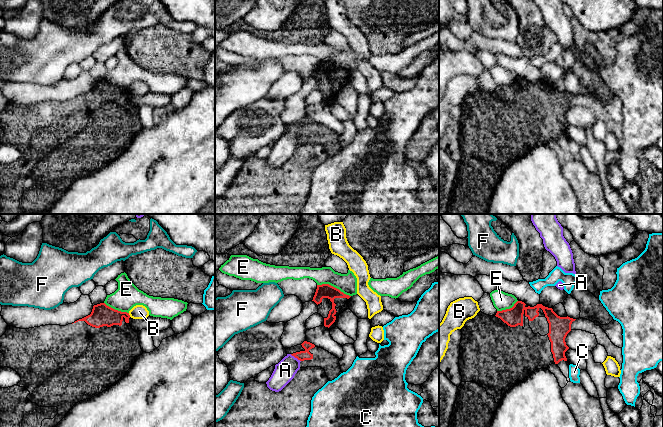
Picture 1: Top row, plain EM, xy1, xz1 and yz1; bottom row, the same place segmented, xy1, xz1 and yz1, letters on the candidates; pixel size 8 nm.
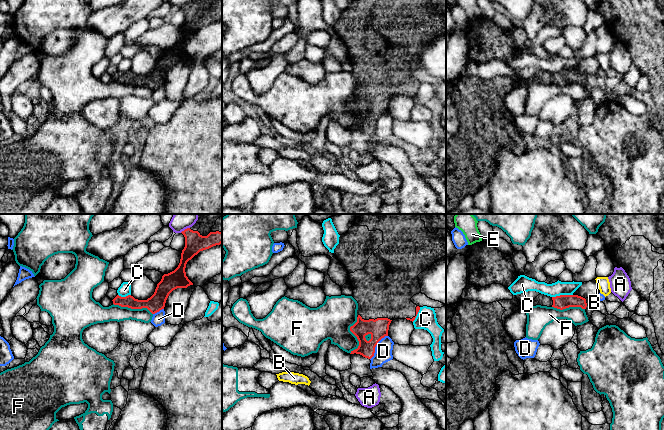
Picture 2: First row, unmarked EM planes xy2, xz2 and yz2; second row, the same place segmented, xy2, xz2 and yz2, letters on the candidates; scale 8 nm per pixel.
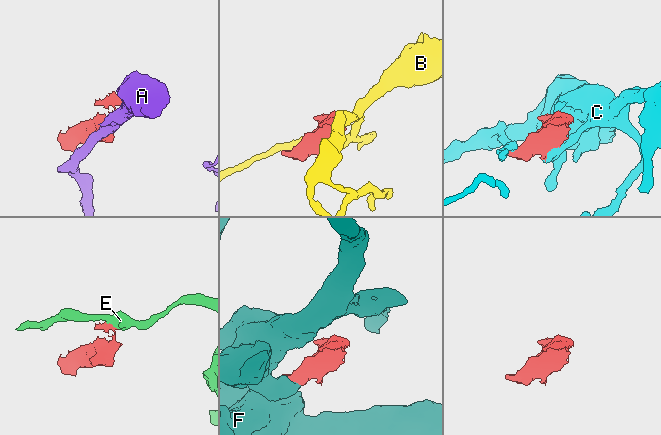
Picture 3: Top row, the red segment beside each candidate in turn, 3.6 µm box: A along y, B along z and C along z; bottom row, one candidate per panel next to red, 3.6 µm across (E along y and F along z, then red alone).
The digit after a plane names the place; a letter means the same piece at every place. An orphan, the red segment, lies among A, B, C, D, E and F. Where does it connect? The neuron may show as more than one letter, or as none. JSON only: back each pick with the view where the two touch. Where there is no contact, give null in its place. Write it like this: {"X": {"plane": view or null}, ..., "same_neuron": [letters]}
{"same_neuron": []}

